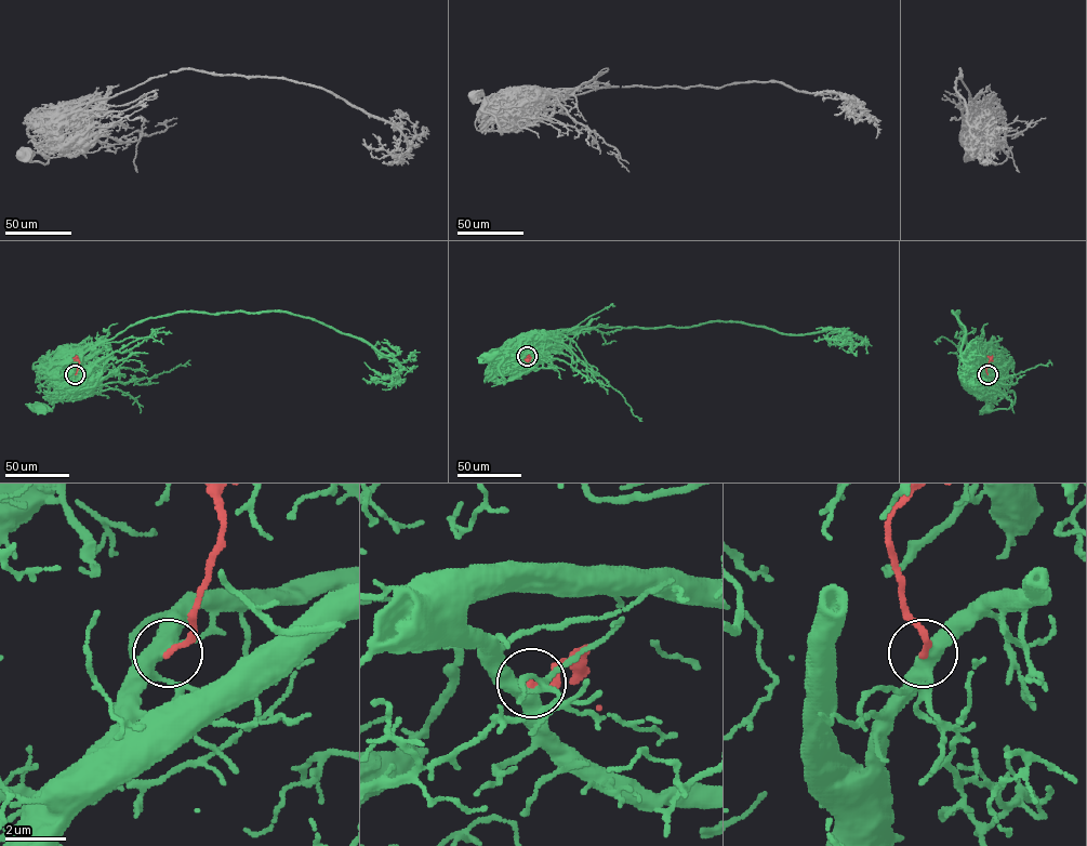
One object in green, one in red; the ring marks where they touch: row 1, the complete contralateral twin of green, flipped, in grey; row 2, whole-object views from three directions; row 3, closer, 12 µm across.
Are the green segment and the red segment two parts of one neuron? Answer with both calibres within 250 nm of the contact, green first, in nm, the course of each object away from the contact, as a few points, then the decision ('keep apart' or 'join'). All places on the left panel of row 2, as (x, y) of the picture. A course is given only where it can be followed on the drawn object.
400/200 nm | green via (75, 374), (87, 372), (66, 390), (54, 391), (53, 407), (48, 409), (51, 410), (40, 409) | red via (75, 374), (79, 361), (73, 358) | keep apart

